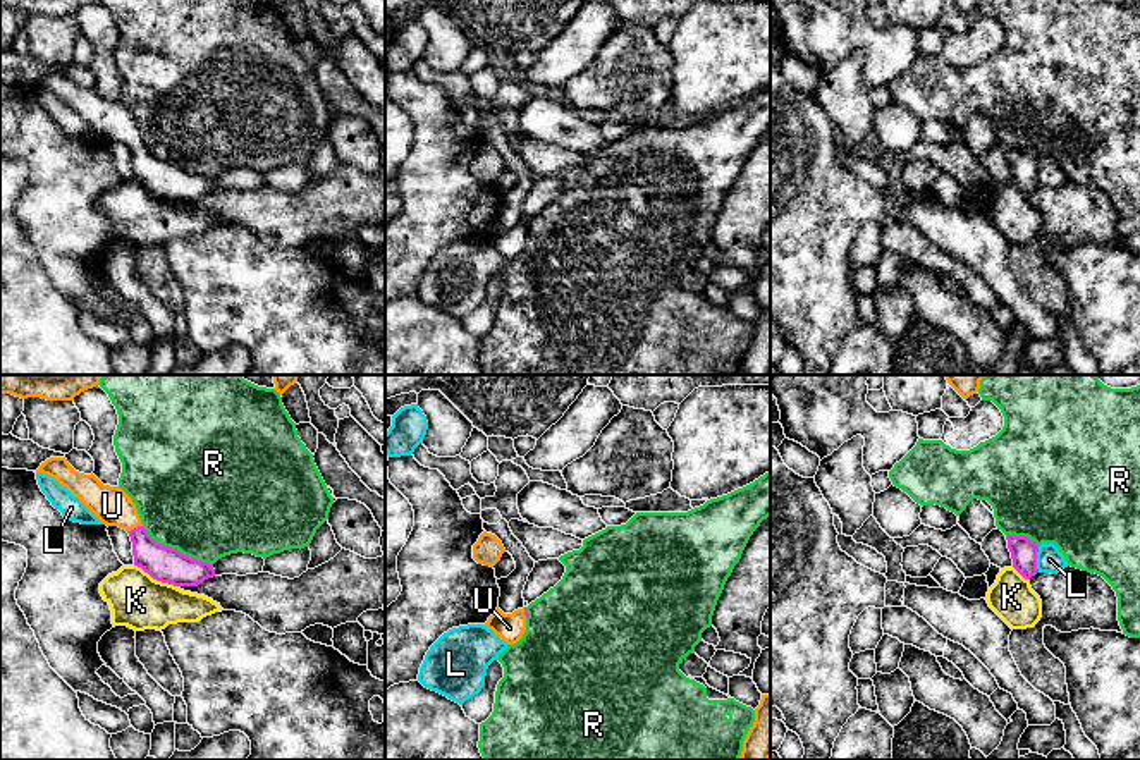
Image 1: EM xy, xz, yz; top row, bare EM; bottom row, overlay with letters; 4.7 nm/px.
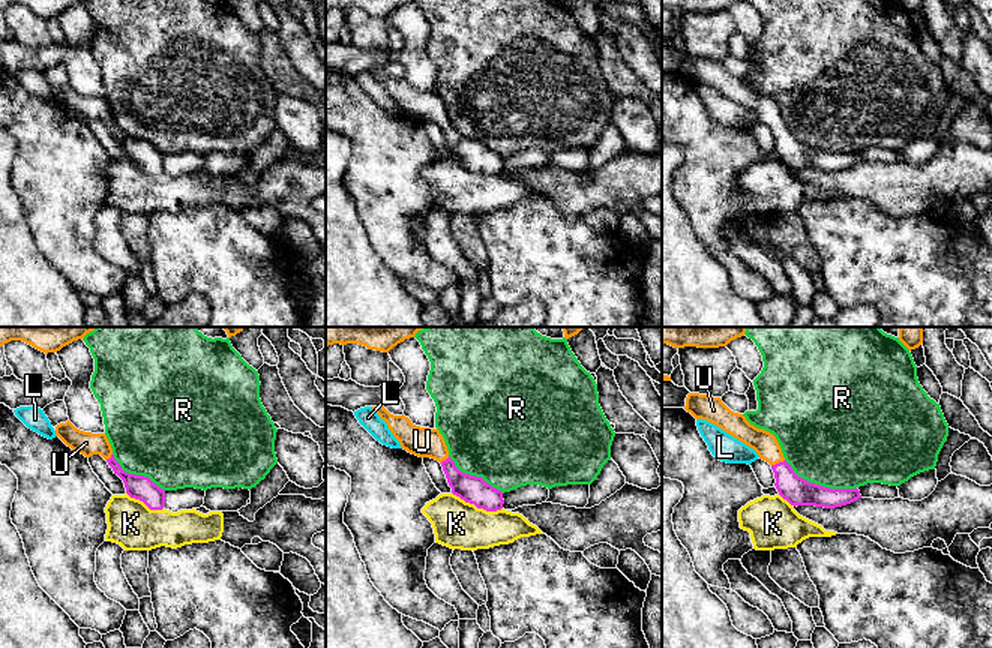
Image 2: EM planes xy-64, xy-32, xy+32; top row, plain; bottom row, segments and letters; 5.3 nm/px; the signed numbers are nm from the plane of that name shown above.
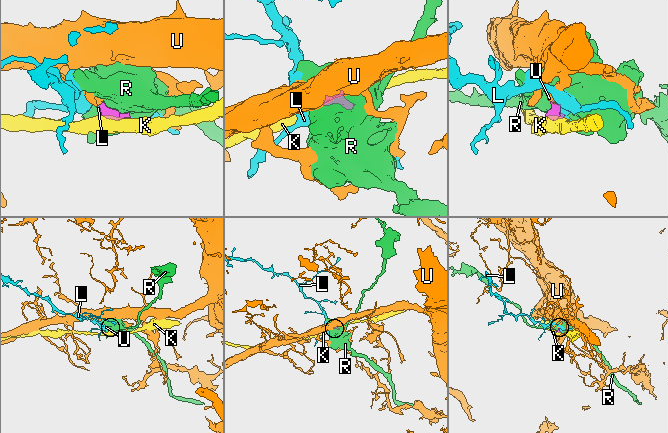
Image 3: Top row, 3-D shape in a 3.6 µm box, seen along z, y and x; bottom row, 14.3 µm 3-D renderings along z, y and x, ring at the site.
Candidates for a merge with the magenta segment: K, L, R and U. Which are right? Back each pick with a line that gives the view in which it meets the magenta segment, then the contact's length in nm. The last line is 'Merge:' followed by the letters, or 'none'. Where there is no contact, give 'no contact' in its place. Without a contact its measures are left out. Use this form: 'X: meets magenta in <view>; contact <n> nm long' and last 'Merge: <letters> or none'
U: meets magenta in xy; contact 80 nm long
Merge: U

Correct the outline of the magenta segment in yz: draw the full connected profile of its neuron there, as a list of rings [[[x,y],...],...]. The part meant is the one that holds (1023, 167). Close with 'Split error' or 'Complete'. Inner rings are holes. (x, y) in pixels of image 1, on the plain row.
[[[1006,150],[1008,163],[1011,167],[1013,182],[1025,193],[1030,194],[1039,187],[1037,167],[1039,160],[1027,151]]]. Complete

